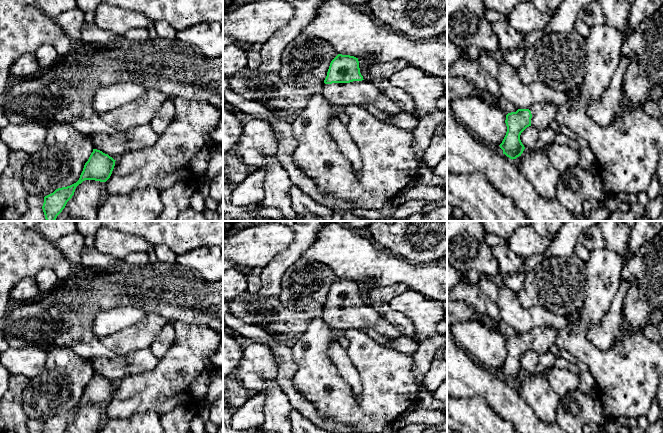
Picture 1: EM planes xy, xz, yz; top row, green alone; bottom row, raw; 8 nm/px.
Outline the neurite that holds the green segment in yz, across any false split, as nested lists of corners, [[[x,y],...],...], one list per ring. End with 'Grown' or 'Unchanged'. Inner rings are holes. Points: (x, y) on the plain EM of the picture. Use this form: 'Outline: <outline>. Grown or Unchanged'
Outline: [[[535,327],[529,333],[518,333],[506,339],[507,356],[499,369],[510,383],[521,380],[525,371],[520,364],[521,357],[529,350],[542,354],[555,344],[557,331],[551,327]]]. Grown

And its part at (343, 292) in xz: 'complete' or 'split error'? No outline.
split error

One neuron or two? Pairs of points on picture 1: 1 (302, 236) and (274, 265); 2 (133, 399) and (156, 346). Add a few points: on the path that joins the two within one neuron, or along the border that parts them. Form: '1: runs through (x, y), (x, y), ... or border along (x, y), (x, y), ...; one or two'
1: runs through (299, 244), (282, 261); one
2: border along (174, 340), (159, 359); two

